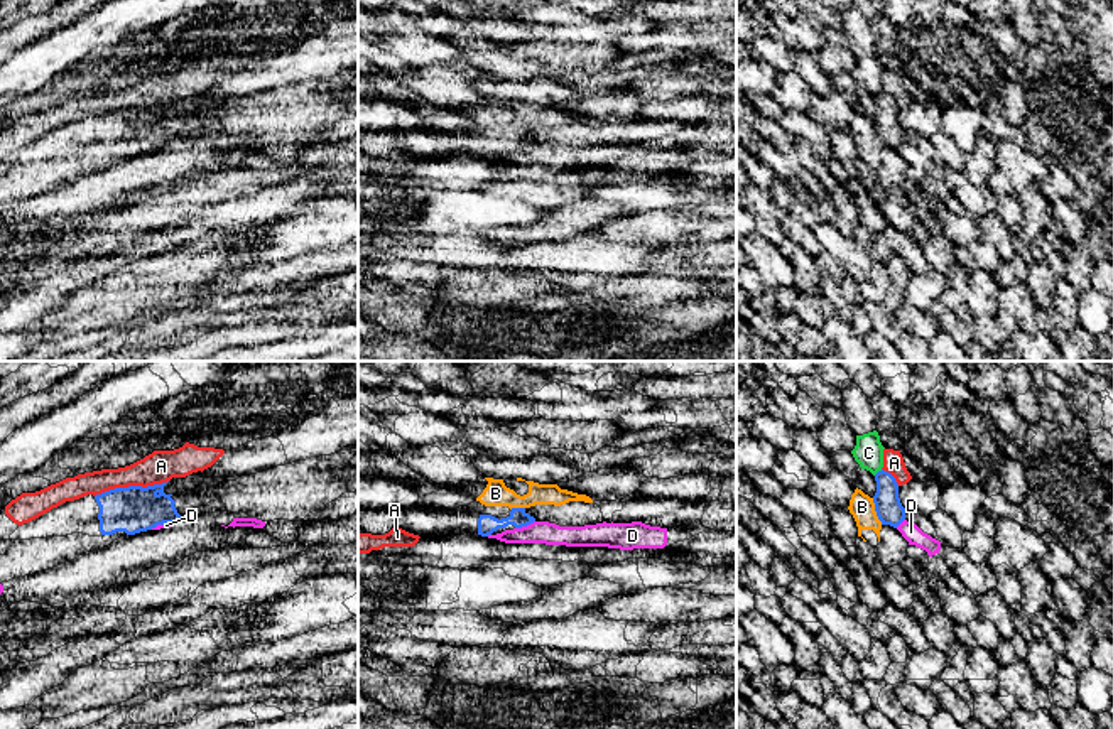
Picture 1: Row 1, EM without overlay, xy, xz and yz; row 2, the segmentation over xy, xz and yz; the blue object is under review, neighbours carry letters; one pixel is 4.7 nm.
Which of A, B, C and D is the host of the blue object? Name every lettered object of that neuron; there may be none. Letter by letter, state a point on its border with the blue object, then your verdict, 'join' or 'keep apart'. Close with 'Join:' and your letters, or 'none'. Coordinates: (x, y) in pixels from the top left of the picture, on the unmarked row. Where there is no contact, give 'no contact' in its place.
A: meets blue in xy at (130, 108); keep apart
B: meets blue in yz at (875, 132); keep apart
C: meets blue in yz at (879, 93); keep apart
D: meets blue in xz at (524, 147); keep apart
Join: none

